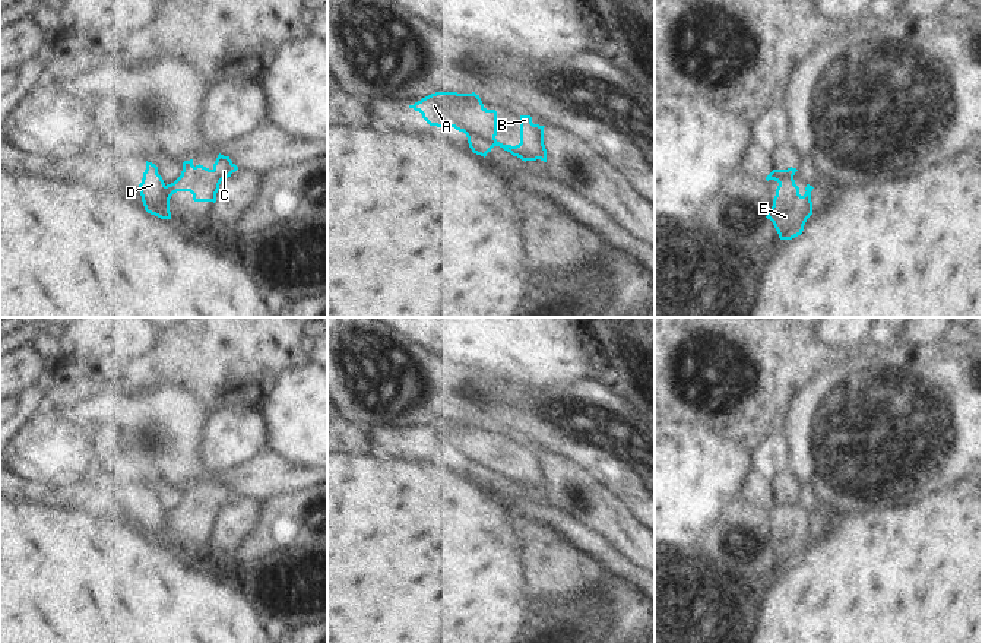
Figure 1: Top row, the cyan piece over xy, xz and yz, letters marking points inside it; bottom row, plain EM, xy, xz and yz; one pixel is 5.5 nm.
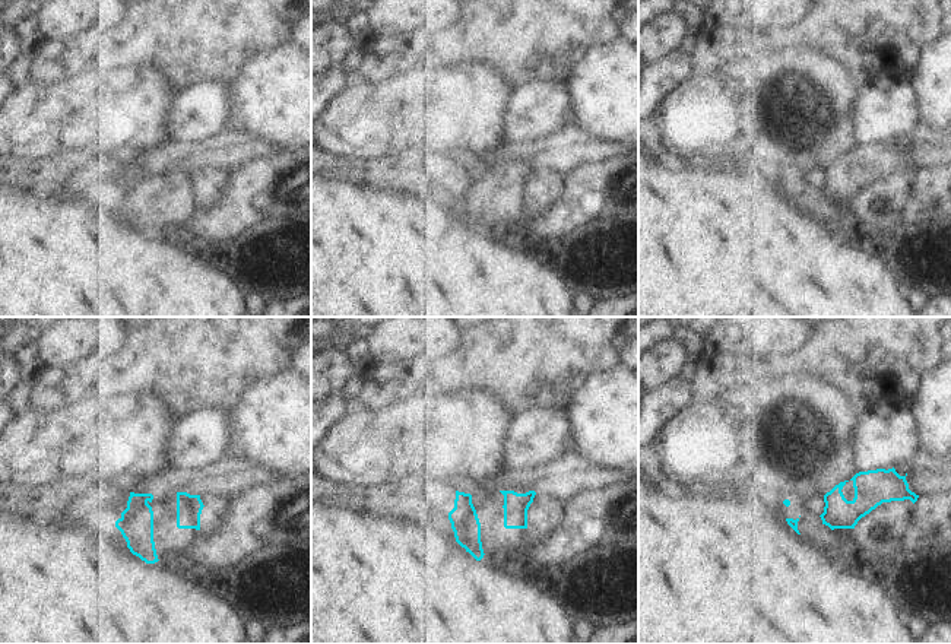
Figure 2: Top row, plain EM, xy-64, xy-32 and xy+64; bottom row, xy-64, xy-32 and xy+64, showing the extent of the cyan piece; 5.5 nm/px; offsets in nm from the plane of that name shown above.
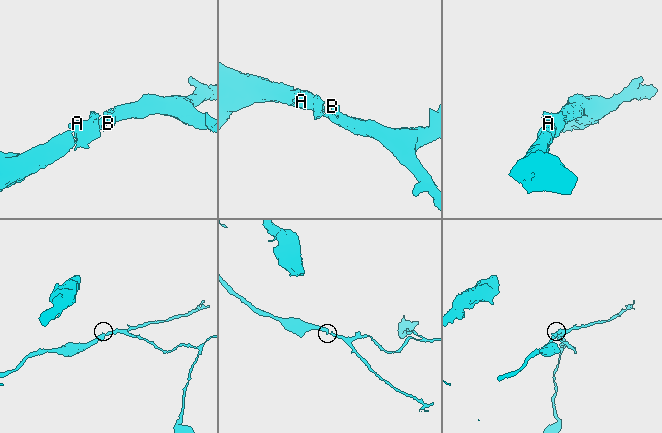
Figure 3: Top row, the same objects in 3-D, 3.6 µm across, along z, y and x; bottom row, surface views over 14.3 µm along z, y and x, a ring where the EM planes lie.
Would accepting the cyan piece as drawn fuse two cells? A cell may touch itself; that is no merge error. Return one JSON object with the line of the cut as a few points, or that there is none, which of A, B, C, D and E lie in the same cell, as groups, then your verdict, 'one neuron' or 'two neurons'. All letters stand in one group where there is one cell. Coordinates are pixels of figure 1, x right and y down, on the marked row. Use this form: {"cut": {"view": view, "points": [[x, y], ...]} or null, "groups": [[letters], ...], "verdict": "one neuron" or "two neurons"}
{"cut": null, "groups": [["A", "B", "C", "D", "E"]], "verdict": "one neuron"}

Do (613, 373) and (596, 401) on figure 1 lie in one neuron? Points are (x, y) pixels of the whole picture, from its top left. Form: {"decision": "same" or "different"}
{"decision": "same"}

